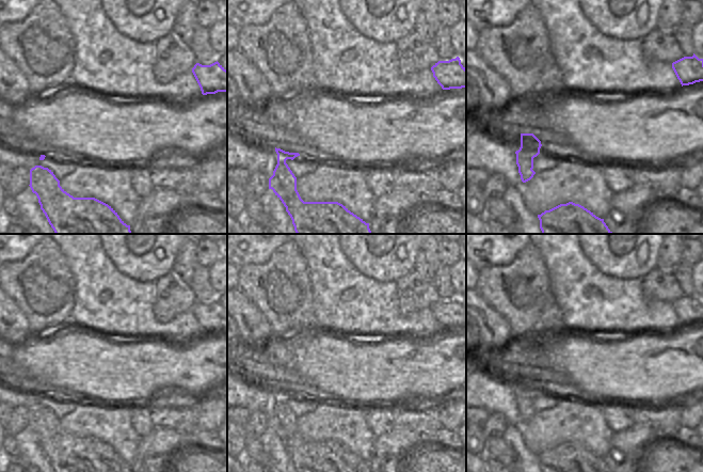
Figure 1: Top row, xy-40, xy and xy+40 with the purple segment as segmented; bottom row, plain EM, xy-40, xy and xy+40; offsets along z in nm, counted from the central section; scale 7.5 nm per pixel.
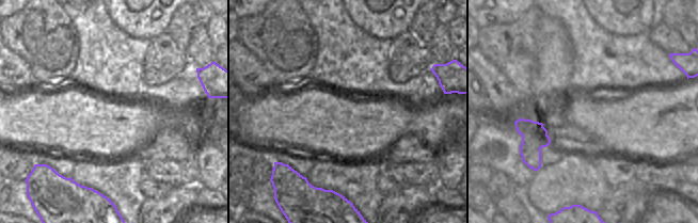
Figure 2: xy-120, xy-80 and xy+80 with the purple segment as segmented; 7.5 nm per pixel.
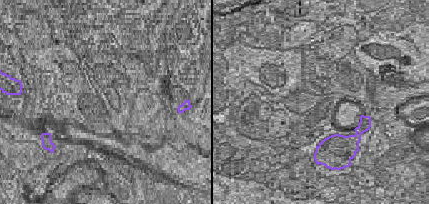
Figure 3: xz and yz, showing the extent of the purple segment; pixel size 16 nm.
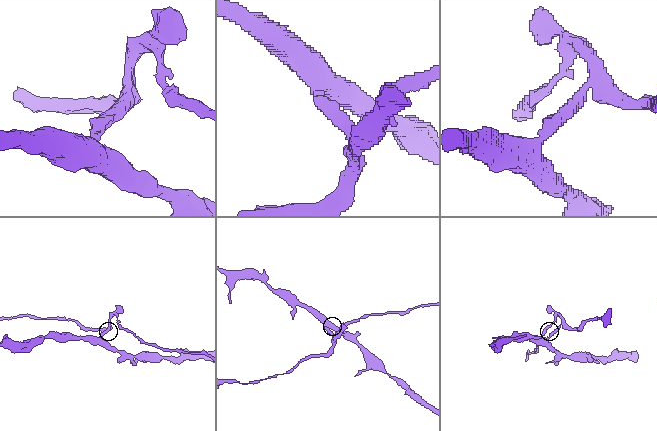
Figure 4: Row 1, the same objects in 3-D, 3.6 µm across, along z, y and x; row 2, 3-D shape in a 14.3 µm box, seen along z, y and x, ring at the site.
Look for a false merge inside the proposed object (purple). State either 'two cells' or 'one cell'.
two cells

